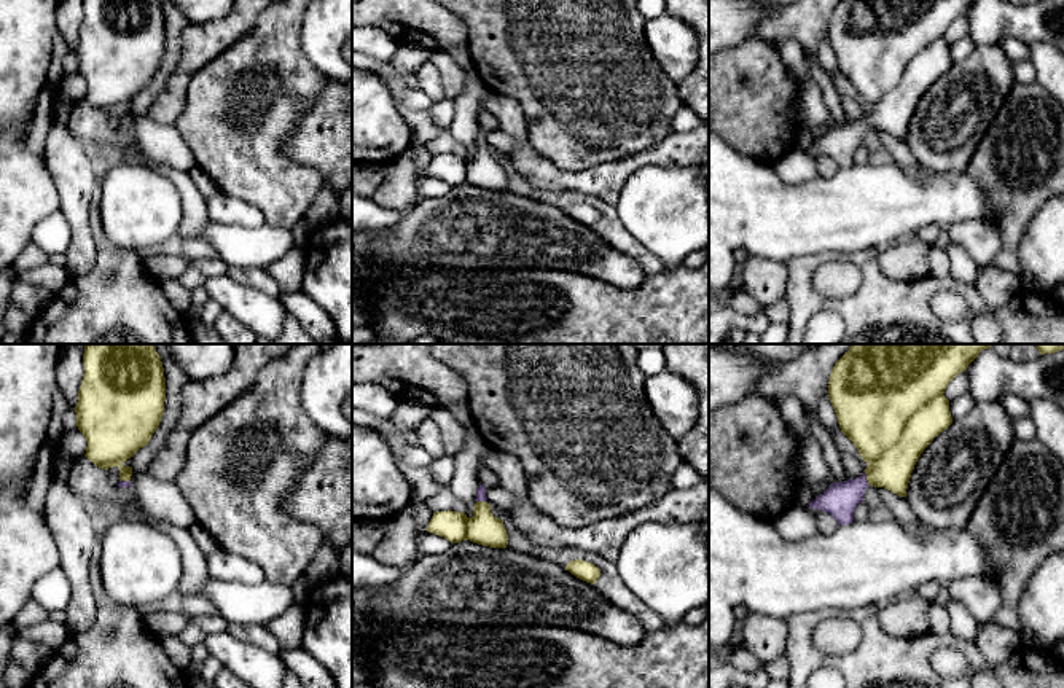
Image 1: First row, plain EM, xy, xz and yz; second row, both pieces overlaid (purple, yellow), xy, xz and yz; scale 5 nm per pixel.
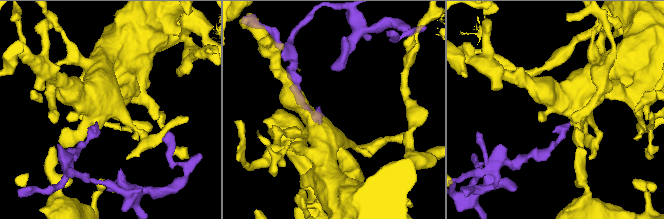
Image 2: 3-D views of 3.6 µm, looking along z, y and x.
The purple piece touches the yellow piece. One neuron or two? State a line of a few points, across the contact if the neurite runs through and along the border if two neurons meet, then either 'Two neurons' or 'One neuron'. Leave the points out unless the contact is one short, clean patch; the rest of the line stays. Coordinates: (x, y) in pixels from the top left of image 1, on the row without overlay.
Line: yz (840, 142), (865, 123), (889, 99), (889, 80). One neuron

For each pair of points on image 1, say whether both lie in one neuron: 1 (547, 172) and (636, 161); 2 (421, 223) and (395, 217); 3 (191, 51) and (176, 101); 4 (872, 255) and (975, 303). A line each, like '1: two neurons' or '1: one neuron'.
1: one neuron
2: two neurons
3: one neuron
4: one neuron

